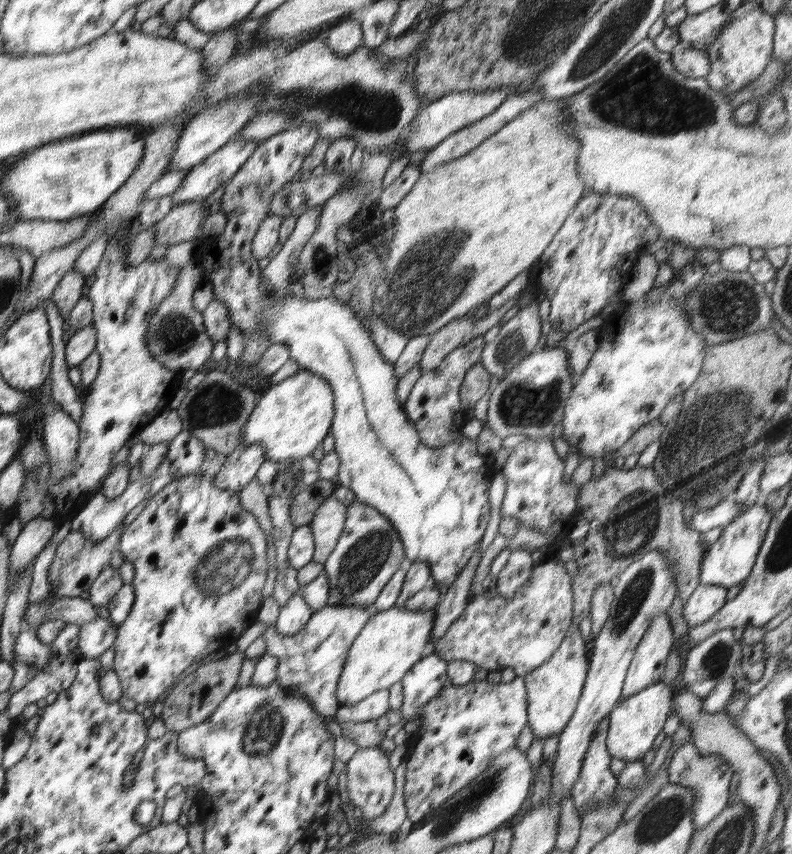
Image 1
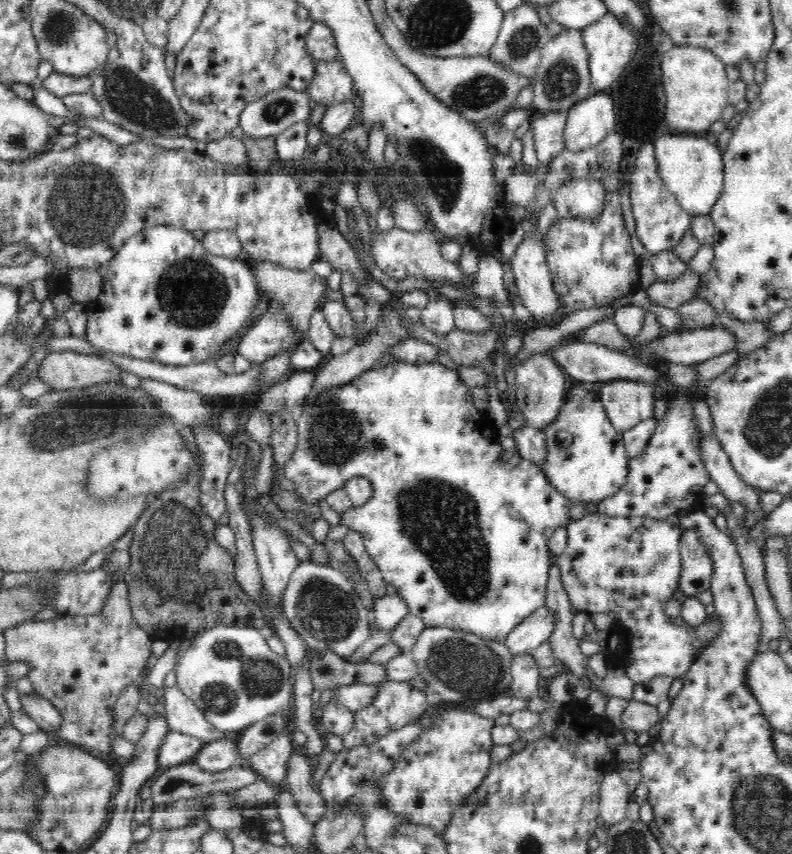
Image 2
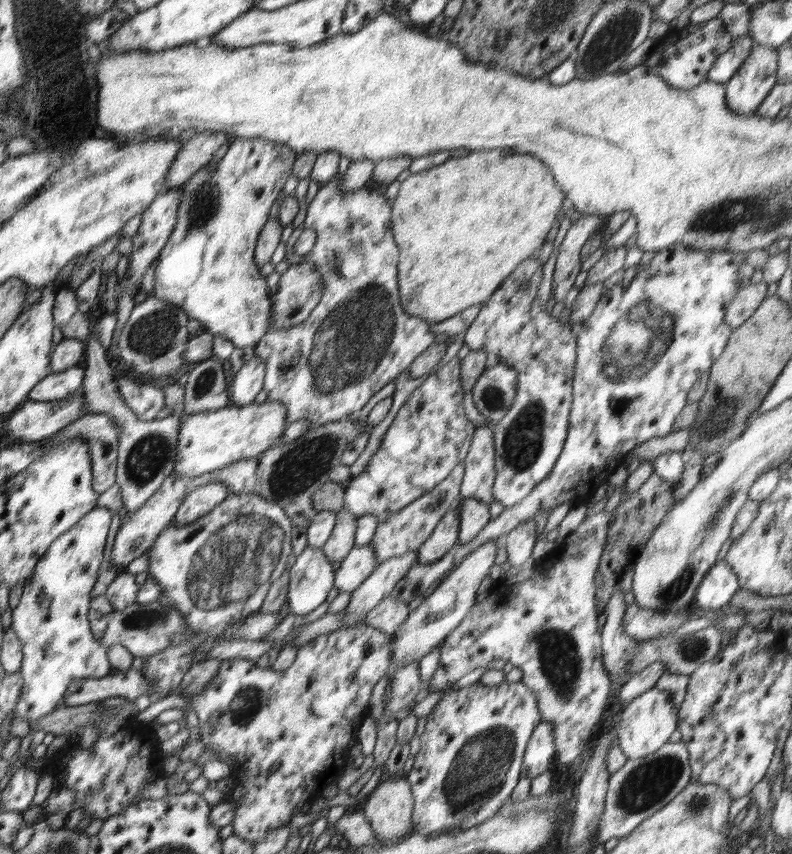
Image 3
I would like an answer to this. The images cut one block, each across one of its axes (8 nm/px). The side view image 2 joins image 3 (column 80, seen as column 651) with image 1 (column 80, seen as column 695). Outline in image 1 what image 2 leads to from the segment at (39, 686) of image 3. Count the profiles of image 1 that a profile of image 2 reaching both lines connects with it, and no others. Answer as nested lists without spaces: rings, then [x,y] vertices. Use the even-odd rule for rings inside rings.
[[[94,618],[82,625],[78,635],[78,649],[82,658],[98,661],[117,640],[117,630],[108,618]]]

